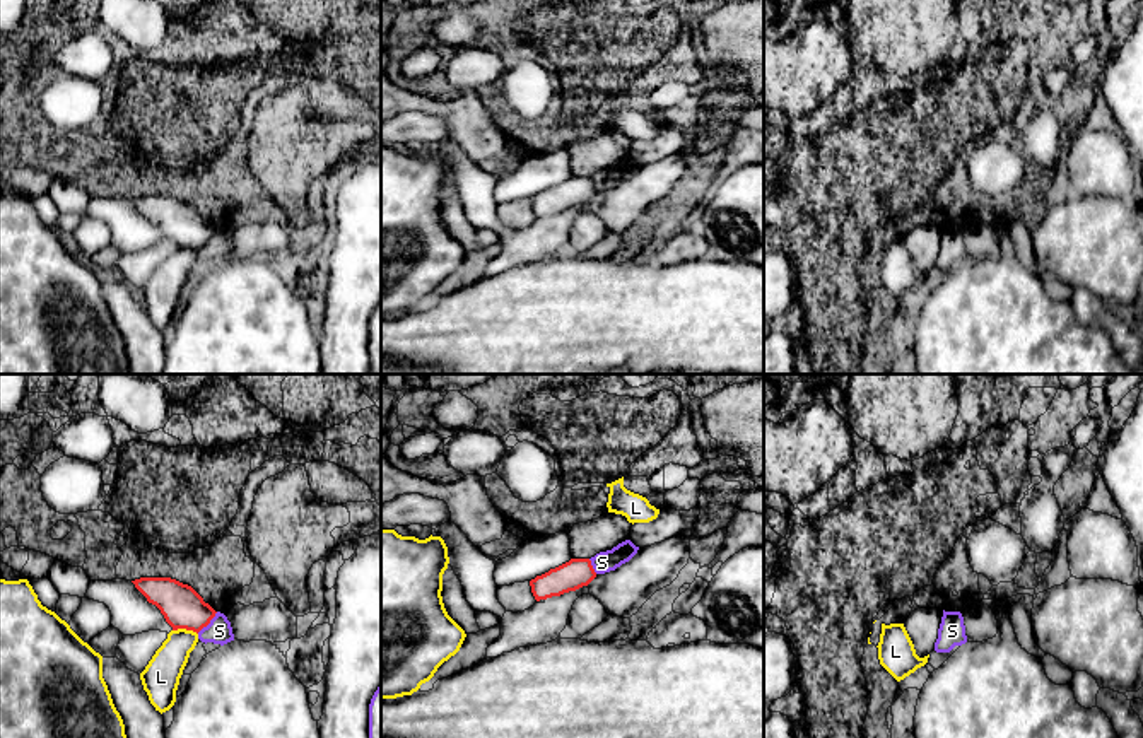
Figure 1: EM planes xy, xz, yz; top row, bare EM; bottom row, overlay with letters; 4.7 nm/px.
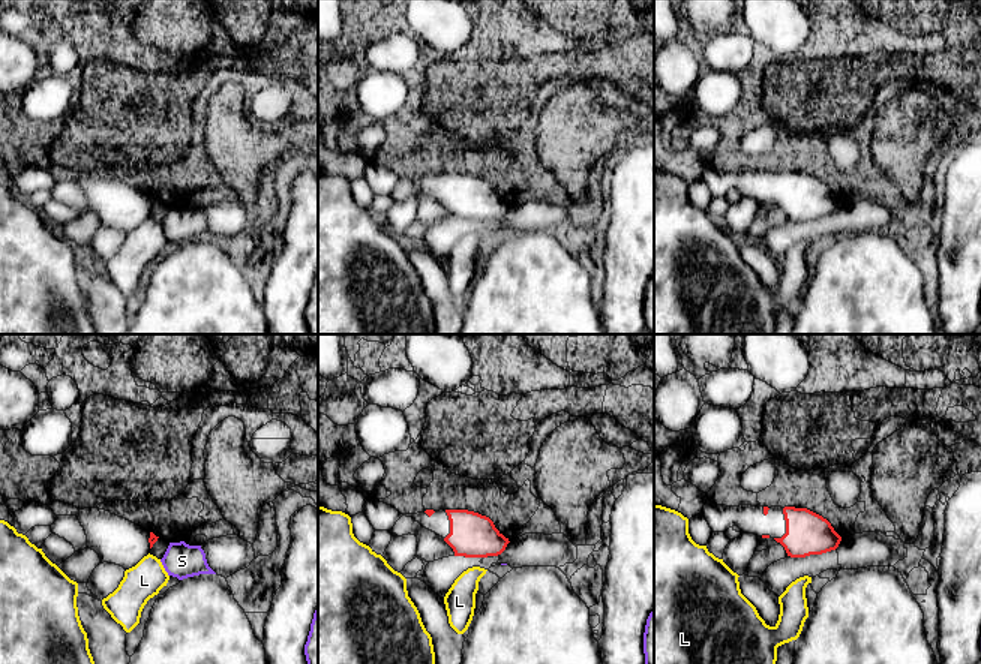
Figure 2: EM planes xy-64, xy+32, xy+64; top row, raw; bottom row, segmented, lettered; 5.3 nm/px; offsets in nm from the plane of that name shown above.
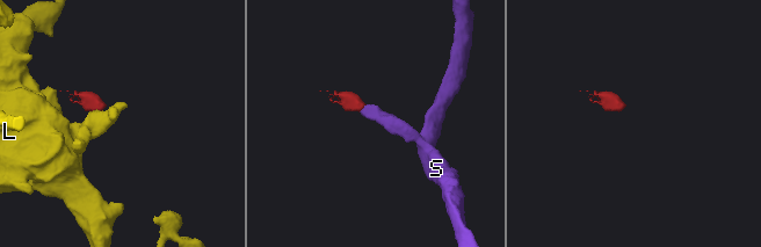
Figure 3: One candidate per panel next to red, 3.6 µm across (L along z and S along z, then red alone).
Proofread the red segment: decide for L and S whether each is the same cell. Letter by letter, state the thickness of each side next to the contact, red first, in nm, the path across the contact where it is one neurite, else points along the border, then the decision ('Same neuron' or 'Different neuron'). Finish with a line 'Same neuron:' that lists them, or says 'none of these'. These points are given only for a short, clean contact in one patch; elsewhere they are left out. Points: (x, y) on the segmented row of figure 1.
L: Thickness 190 nm (red) against 170 nm. Boundary: xy (173, 629), (192, 629), (197, 634). Different neuron
S: Thickness 190 nm (red) against 120 nm. Boundary: xy (217, 612), (197, 632). Different neuron
Same neuron: none of these

